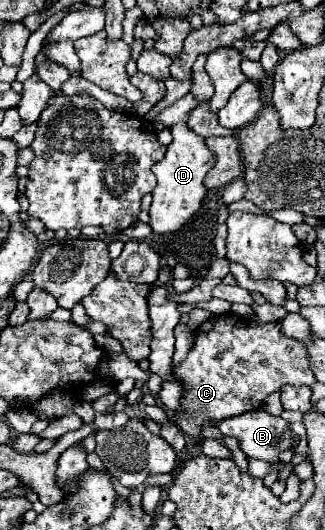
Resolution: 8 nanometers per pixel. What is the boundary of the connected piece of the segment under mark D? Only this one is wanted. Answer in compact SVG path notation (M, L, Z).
M184 119L174 123L170 127L172 133L172 143L166 149L166 155L162 161L158 161L152 171L156 173L158 185L152 191L152 207L150 207L150 227L154 233L164 235L164 233L174 233L180 227L184 227L194 213L198 211L206 187L204 187L204 177L214 165L214 153L208 149L206 141L202 135L194 133L192 129L186 127Z

